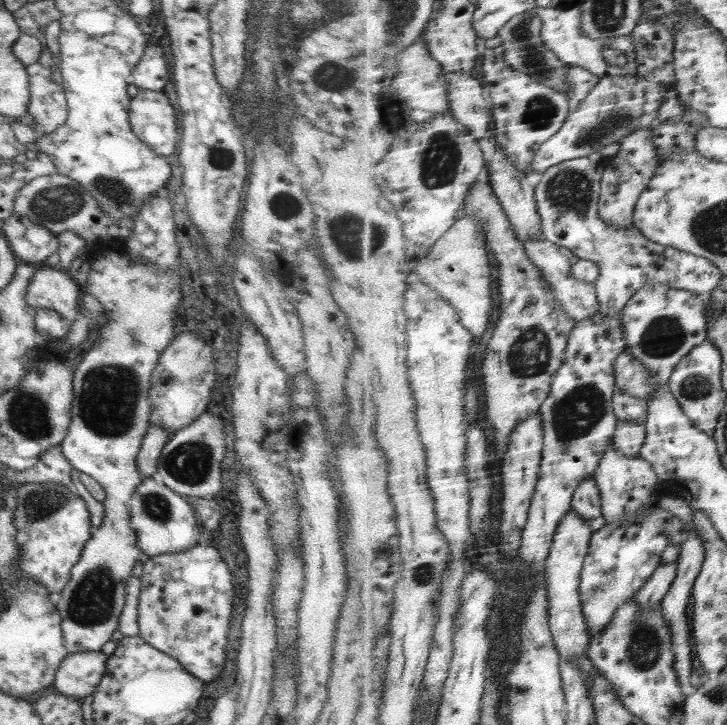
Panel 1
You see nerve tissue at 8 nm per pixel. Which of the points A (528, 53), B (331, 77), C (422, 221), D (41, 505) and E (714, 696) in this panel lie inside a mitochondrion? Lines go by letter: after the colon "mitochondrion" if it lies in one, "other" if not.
A: mitochondrion
B: mitochondrion
C: other
D: mitochondrion
E: mitochondrion

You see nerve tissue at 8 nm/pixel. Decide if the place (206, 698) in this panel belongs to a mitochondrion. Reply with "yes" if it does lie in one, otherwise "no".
no

